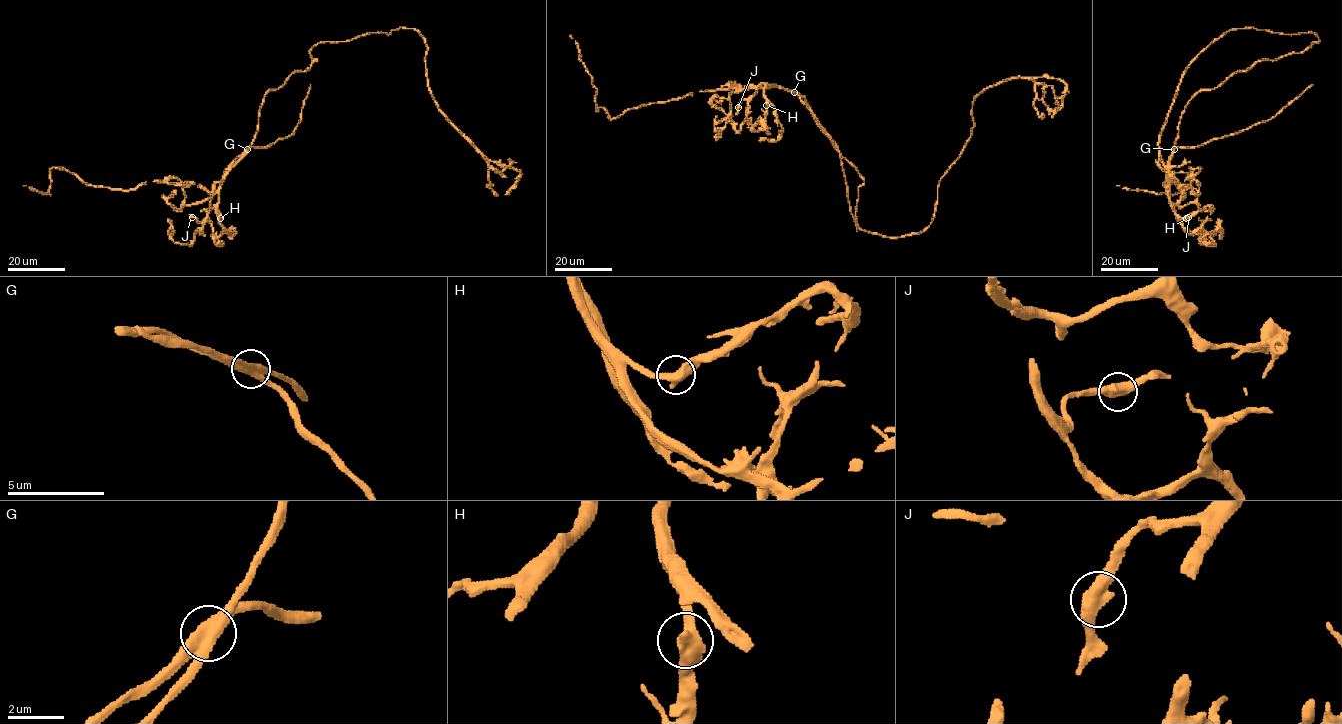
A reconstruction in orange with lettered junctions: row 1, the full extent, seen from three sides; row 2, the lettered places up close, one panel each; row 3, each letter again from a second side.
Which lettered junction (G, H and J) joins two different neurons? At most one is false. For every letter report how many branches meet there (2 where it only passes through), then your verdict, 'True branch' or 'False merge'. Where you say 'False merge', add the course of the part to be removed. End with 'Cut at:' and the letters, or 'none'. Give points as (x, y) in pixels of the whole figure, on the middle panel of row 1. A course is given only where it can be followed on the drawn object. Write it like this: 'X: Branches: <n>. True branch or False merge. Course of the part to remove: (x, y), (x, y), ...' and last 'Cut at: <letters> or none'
G: Branches: 2. False merge. Course of the part to remove: (794, 92), (838, 150), (850, 211), (857, 231)
H: Branches: 2. True branch
J: Branches: 2. True branch
Cut at: G

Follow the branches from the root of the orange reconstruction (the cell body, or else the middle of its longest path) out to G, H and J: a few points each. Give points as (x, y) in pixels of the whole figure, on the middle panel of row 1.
G: (857, 170), (817, 123), (804, 97), (794, 92)
H: (857, 170), (817, 123), (804, 97), (767, 84), (764, 90), (766, 105)
J: (857, 170), (817, 123), (804, 97), (799, 94), (781, 87), (757, 88), (738, 107)

